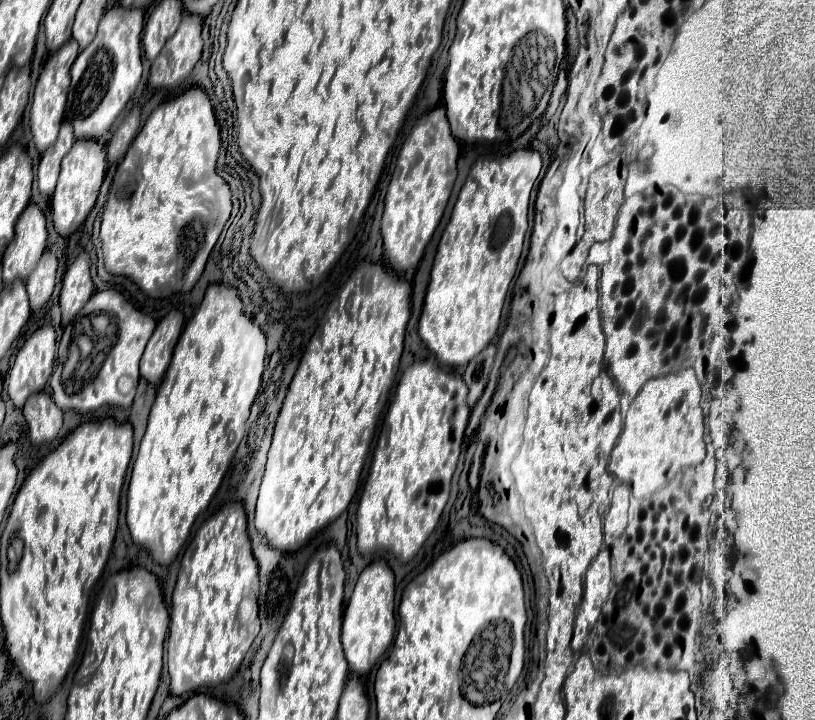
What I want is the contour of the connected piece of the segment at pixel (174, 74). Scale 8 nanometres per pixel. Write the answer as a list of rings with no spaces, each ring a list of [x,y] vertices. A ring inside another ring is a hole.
[[[183,14],[179,30],[167,40],[151,66],[149,86],[153,90],[179,86],[201,58],[201,50],[201,18],[195,14]]]

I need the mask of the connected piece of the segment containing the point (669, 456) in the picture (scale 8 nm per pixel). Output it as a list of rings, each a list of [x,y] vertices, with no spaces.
[[[685,368],[685,370],[675,372],[675,374],[651,378],[641,388],[637,398],[631,402],[631,408],[625,416],[623,432],[621,432],[613,452],[611,452],[609,472],[619,482],[623,482],[627,486],[631,484],[631,492],[635,498],[651,496],[657,488],[667,484],[671,480],[671,476],[675,472],[679,472],[681,468],[697,466],[703,462],[703,458],[705,458],[705,442],[703,442],[705,424],[703,424],[703,412],[701,412],[699,402],[701,402],[701,386],[697,382],[693,368]]]

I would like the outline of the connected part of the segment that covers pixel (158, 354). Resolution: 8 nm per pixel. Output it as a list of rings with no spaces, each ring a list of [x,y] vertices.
[[[171,310],[155,328],[145,354],[141,358],[141,376],[157,386],[163,380],[163,374],[171,362],[173,348],[183,330],[183,314],[179,310]]]

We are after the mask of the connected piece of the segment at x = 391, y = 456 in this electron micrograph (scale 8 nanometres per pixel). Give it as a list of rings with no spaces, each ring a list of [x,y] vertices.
[[[435,358],[411,364],[403,372],[357,508],[357,548],[362,555],[383,549],[407,563],[435,530],[449,500],[453,472],[471,414],[465,398],[467,386],[461,376],[441,370]]]

